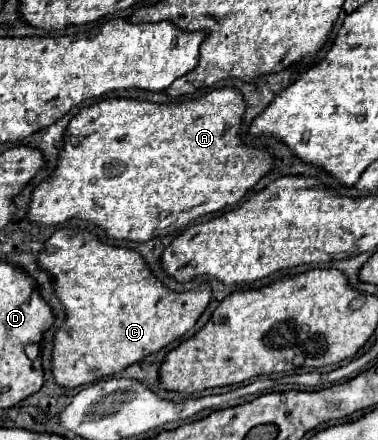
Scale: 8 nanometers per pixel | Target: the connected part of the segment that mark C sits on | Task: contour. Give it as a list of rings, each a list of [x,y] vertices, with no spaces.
[[[58,229],[44,243],[38,261],[48,273],[54,275],[56,293],[66,307],[66,321],[54,337],[52,371],[56,383],[70,389],[98,381],[100,377],[114,375],[126,369],[128,365],[138,363],[146,355],[160,351],[174,339],[182,337],[188,329],[192,329],[212,299],[212,289],[208,283],[202,283],[196,289],[182,293],[170,291],[162,281],[158,281],[150,273],[146,259],[138,251],[108,245],[86,229]]]

